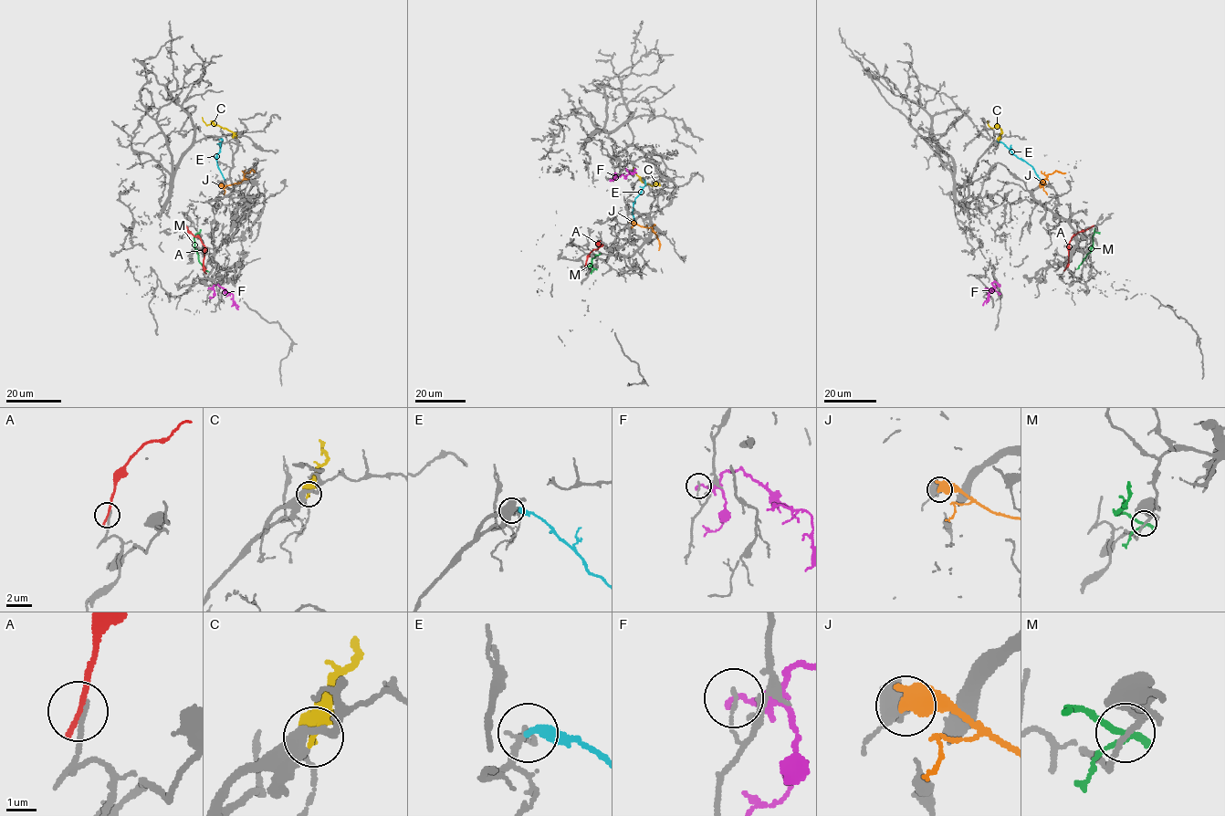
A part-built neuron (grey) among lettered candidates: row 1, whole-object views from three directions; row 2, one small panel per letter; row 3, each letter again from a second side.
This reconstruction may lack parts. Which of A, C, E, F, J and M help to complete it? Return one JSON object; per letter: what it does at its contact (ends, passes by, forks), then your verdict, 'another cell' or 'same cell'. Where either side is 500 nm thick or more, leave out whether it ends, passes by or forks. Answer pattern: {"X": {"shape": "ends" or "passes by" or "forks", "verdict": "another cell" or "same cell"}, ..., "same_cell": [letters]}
{"A": {"shape": "ends", "verdict": "another cell"}, "C": {"shape": "ends", "verdict": "another cell"}, "E": {"shape": "ends", "verdict": "same cell"}, "F": {"shape": "ends", "verdict": "another cell"}, "J": {"verdict": "another cell"}, "M": {"shape": "forks", "verdict": "another cell"}, "same_cell": ["E"]}

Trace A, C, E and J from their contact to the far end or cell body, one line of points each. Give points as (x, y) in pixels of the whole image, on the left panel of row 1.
A: (187, 227), (194, 236), (198, 236), (205, 247), (204, 270), (206, 274)
C: (236, 137), (225, 128), (212, 123), (206, 125), (202, 118)
E: (219, 139), (223, 141), (216, 159), (225, 180)
J: (219, 185), (239, 183), (245, 174), (252, 170), (255, 172)

